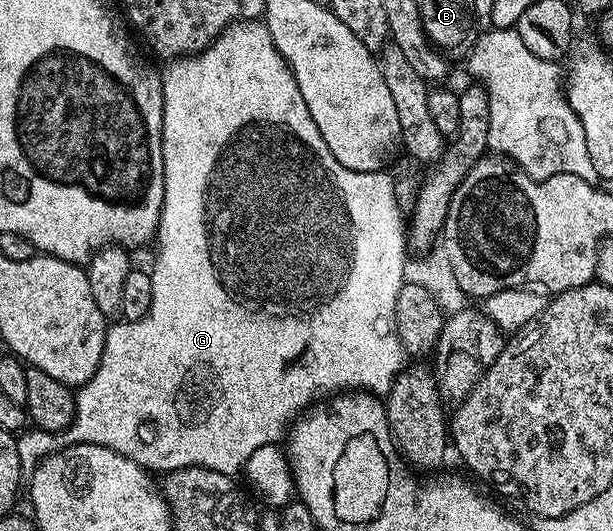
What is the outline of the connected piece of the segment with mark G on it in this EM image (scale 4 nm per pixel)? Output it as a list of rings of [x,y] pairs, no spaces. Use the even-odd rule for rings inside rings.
[[[265,21],[236,22],[222,31],[207,50],[173,59],[167,66],[170,67],[161,71],[164,202],[156,235],[158,251],[154,254],[154,270],[149,271],[152,308],[148,308],[144,320],[118,320],[107,329],[100,364],[92,380],[77,391],[74,419],[68,429],[61,431],[60,437],[37,428],[17,435],[23,471],[33,471],[50,453],[61,450],[64,443],[91,442],[112,448],[112,452],[128,456],[128,460],[151,472],[199,466],[234,476],[243,469],[252,452],[270,443],[281,443],[300,415],[315,404],[343,392],[386,396],[407,365],[408,351],[394,328],[396,300],[408,274],[408,222],[401,212],[395,180],[381,170],[356,172],[344,168],[328,152],[328,144],[324,144],[324,136],[320,136],[320,128],[316,128],[316,120],[312,120],[312,112],[308,112],[308,104],[304,104],[304,96],[300,96],[300,88],[296,88],[296,80],[280,56]]]

